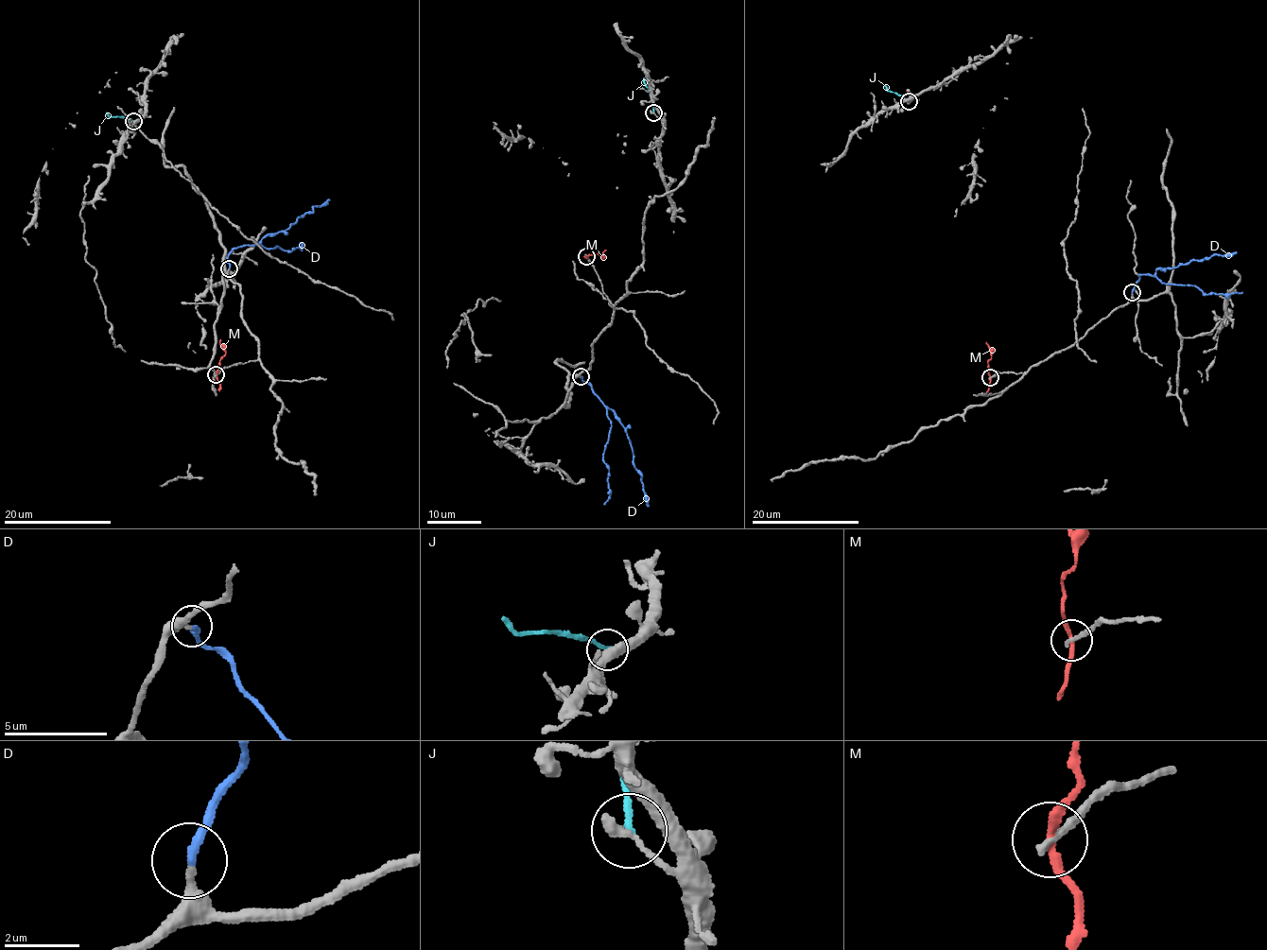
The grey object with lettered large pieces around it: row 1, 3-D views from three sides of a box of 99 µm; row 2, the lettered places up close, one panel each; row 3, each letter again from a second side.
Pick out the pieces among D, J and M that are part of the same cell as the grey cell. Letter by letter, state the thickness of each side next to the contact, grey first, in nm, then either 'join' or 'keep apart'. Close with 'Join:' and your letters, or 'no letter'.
D: 180 nm thick on the grey side, 240 nm on the other; join
J: 300 nm thick on the grey side, 170 nm on the other; keep apart
M: 200 nm thick on the grey side, 220 nm on the other; keep apart
Join: D

